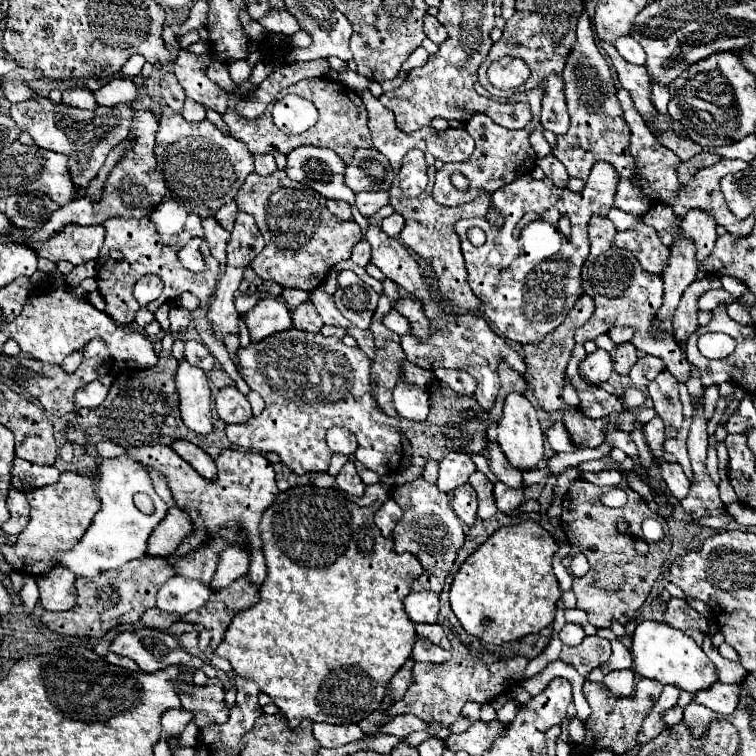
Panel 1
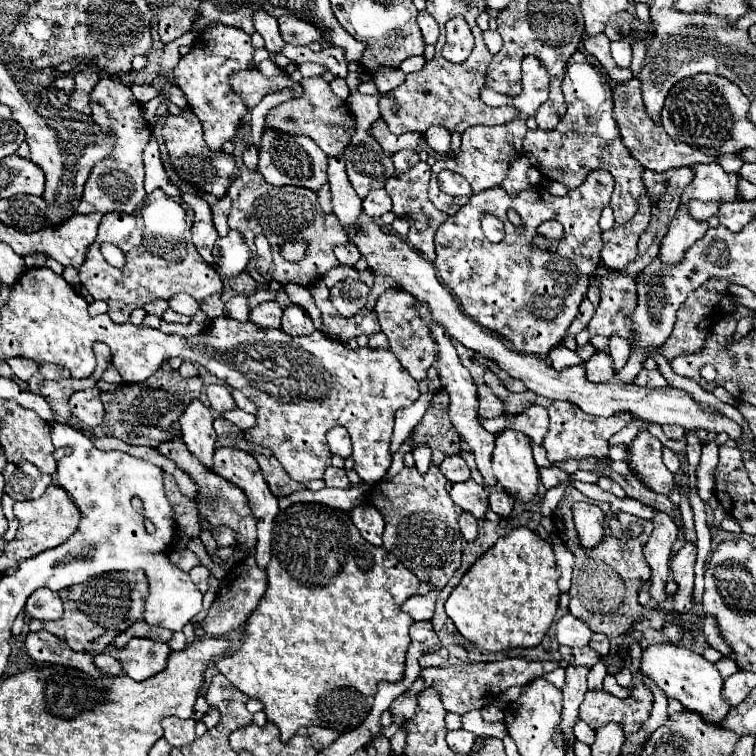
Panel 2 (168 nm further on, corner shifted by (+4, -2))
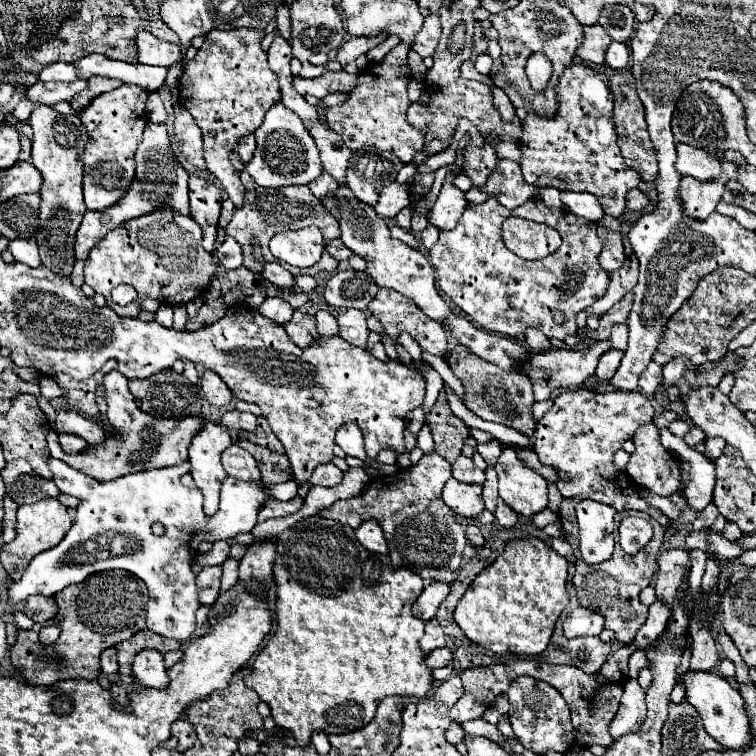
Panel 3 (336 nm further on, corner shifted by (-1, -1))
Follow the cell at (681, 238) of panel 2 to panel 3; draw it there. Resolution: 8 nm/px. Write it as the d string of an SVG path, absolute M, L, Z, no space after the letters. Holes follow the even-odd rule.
M682 177L680 183L680 199L684 205L684 215L704 221L716 209L728 177L716 179L716 183L696 183L692 177Z

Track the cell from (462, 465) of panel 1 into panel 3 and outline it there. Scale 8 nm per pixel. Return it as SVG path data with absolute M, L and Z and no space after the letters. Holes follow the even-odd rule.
M460 455L452 465L452 477L462 483L478 483L478 485L484 483L484 471L478 469L474 461L464 455Z

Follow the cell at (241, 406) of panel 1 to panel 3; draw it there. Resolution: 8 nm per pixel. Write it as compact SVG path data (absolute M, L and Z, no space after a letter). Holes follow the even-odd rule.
M204 371L202 391L204 391L206 399L216 407L230 405L230 401L232 401L232 391L228 391L228 385L214 371Z

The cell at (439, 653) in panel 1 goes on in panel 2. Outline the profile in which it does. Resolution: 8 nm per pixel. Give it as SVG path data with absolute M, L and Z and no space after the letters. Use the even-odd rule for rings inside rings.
M439 648L435 652L429 652L425 656L419 658L419 664L421 668L431 668L431 666L445 666L447 662L447 650L445 648Z

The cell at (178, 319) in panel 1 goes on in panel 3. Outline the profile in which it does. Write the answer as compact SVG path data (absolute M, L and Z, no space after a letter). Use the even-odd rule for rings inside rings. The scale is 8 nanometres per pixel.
M176 305L176 307L174 307L174 325L172 325L172 327L174 327L176 331L180 331L180 329L184 329L186 321L188 321L186 307L184 307L184 305Z

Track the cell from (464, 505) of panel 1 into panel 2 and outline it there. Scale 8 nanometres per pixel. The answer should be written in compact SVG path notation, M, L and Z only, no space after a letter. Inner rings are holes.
M461 512L459 528L461 528L461 534L467 542L473 542L477 538L477 518L473 518L469 512Z

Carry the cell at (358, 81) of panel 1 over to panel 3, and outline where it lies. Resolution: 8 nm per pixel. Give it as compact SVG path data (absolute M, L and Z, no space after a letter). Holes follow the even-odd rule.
M376 35L376 37L356 37L356 39L342 43L338 49L338 63L346 65L346 63L356 61L360 55L364 55L368 49L376 47L378 41L384 41L384 39L386 35Z

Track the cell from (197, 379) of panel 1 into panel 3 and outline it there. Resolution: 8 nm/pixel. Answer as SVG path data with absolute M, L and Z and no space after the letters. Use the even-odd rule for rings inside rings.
M202 423L200 431L190 443L190 475L194 477L196 487L204 491L204 513L214 515L218 511L220 485L226 471L220 463L220 453L232 443L230 433L218 423Z

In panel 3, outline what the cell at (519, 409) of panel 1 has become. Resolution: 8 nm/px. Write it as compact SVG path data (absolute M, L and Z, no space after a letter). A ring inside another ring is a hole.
M504 447L494 469L498 473L500 497L516 513L528 517L548 505L546 479L532 471L528 465L520 463L518 447Z

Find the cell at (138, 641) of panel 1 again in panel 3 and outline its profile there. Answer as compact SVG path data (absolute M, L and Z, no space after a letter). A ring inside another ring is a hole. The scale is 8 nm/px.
M142 649L132 661L132 673L144 687L164 689L168 685L164 655L160 651Z

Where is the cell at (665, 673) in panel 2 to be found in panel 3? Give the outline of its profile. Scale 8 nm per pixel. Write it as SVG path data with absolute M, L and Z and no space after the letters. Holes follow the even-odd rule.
M688 669L686 673L680 675L680 681L684 683L684 691L686 691L686 701L696 707L696 711L700 713L700 719L704 721L704 729L724 747L728 749L746 749L752 741L750 731L748 731L748 715L744 711L744 699L738 693L738 689L734 689L722 675L714 673L714 671L696 671L696 669Z

